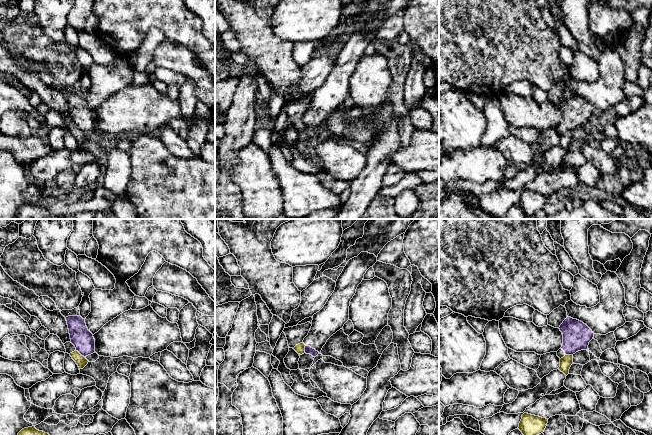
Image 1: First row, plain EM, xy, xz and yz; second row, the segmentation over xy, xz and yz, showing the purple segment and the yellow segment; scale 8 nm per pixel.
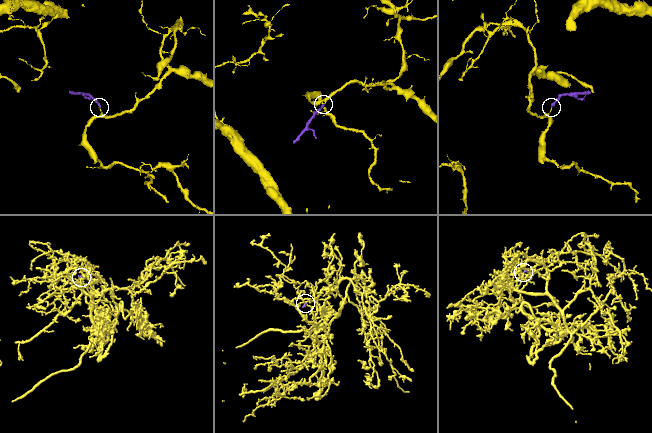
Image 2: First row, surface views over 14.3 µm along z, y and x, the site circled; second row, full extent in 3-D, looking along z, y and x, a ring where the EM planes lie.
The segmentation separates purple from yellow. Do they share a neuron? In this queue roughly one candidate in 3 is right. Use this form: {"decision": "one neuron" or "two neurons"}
{"decision": "two neurons"}

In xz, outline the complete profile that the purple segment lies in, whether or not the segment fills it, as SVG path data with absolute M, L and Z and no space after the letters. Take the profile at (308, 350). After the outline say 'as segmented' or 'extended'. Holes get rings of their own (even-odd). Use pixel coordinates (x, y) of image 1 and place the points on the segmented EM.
M361 252L347 262L336 281L334 292L324 307L312 317L311 329L303 340L306 354L318 356L327 340L343 328L349 320L350 301L364 274L376 262L377 257L368 252Z | extended

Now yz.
M567 317L559 327L563 334L562 347L557 351L561 359L565 355L573 355L578 351L587 350L594 333L583 322Z | extended

